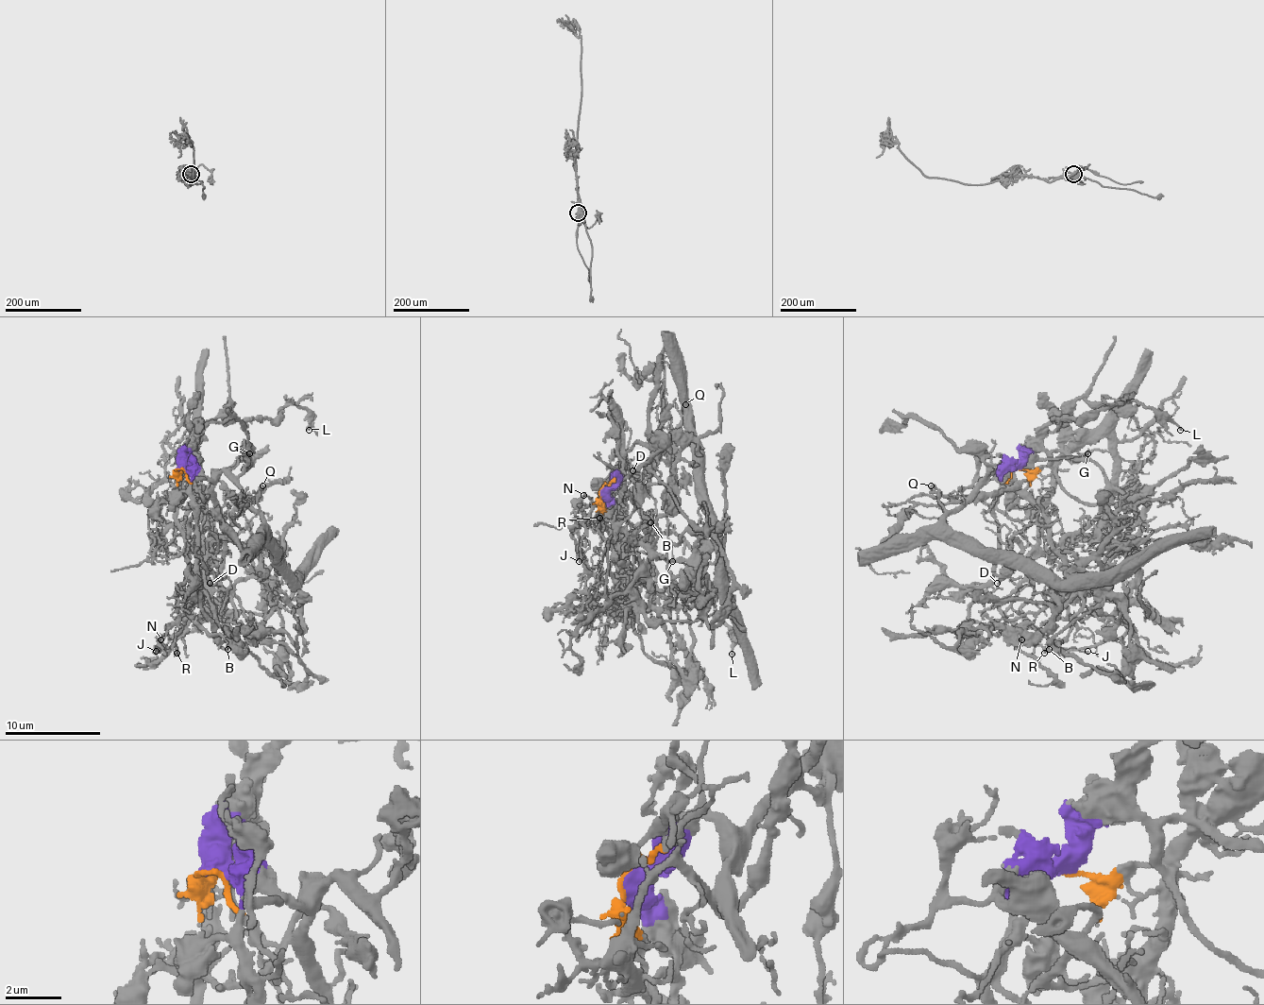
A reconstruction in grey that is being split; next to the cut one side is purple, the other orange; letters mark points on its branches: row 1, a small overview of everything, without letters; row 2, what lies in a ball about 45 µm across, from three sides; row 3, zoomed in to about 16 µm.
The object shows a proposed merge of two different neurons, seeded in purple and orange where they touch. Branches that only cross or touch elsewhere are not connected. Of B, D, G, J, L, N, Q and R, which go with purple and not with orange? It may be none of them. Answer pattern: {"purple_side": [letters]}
{"purple_side": ["G", "L", "Q"]}

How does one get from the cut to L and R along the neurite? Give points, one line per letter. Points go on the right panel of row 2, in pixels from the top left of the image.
L: (1016, 468), (1023, 449), (1052, 418), (1064, 420), (1087, 418), (1125, 399), (1137, 399), (1164, 414), (1180, 430)
R: (1016, 468), (1028, 468), (1047, 492), (1044, 525), (1030, 575), (1033, 597), (1020, 609), (1047, 639), (1044, 652)

